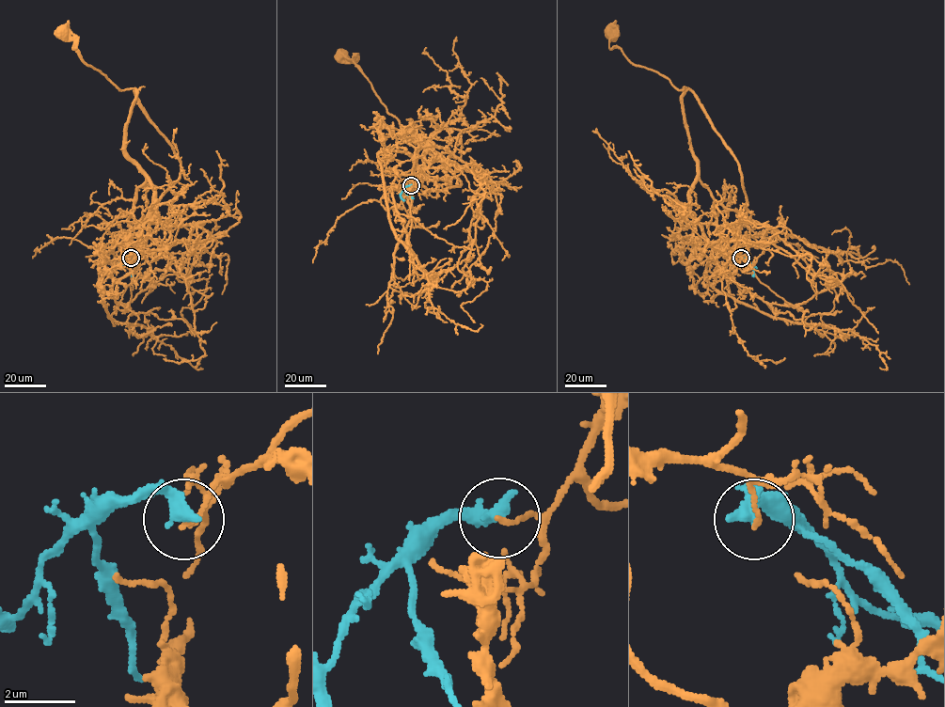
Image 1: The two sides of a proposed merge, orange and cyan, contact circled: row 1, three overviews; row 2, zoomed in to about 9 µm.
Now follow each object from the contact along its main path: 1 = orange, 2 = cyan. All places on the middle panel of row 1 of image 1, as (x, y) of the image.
1: (410, 185), (433, 133), (410, 140), (416, 126), (388, 112), (354, 54), (341, 54)
2: (410, 185), (405, 189), (405, 193), (413, 197)

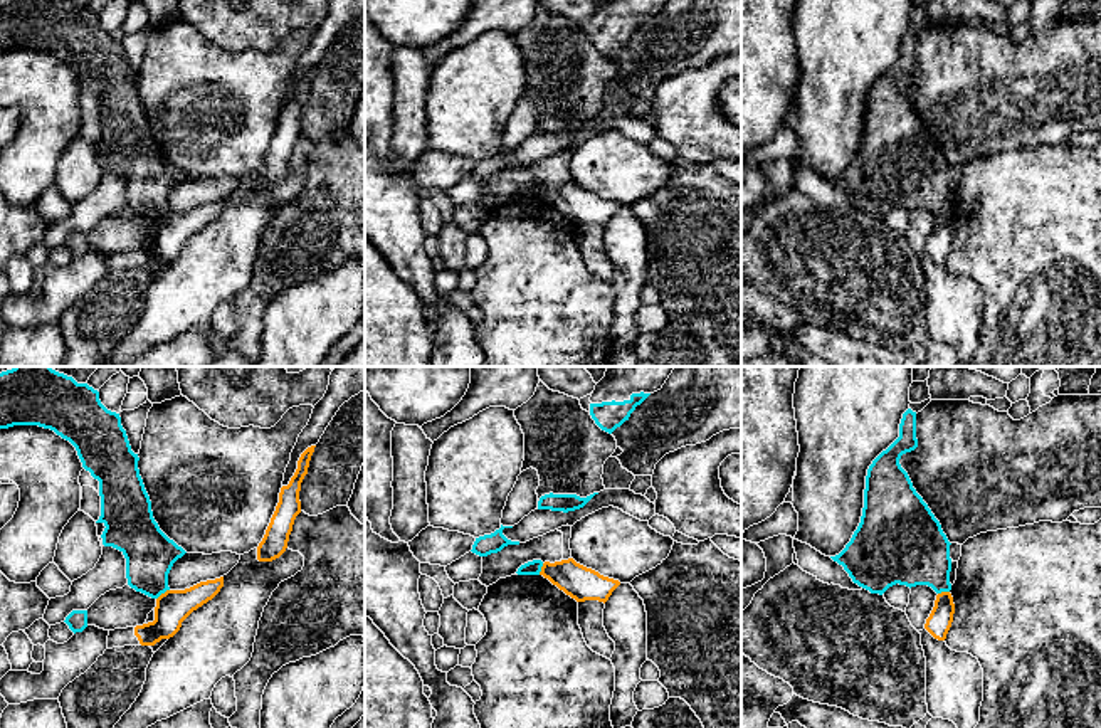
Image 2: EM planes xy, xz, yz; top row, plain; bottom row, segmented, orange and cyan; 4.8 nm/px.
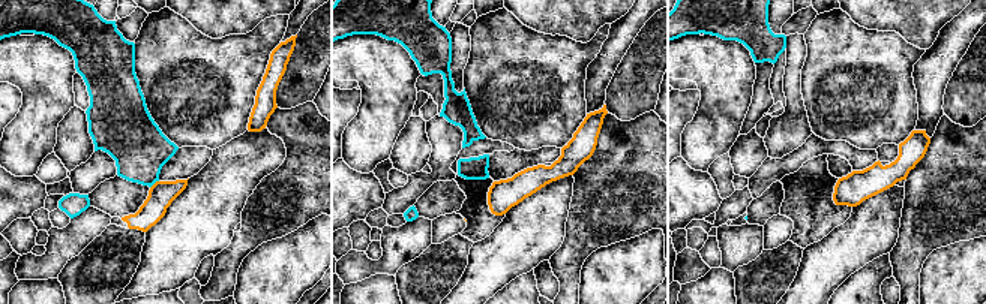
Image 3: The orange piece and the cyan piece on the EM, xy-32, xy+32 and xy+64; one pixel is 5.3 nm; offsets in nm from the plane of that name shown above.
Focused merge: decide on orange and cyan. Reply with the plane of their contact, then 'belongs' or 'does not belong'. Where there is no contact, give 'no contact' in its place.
xy | does not belong

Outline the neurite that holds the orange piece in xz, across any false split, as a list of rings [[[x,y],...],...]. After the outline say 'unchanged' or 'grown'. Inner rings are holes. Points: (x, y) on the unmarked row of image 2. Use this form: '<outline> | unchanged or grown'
[[[573,182],[555,187],[545,185],[540,198],[577,225],[598,224],[605,227],[620,208],[619,203],[603,200],[598,195],[577,187]]] | unchanged

